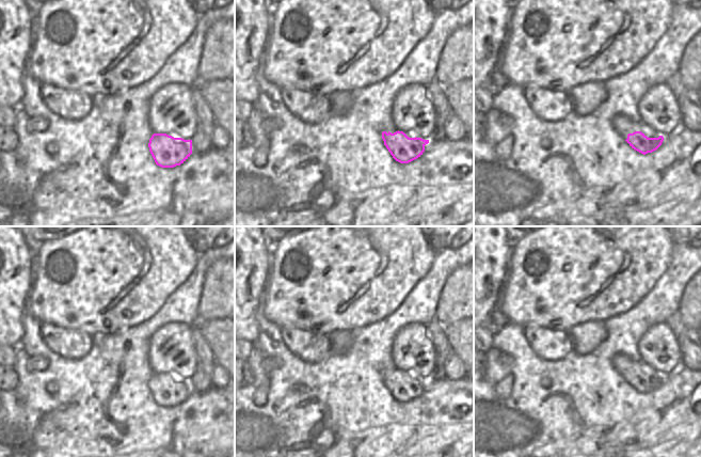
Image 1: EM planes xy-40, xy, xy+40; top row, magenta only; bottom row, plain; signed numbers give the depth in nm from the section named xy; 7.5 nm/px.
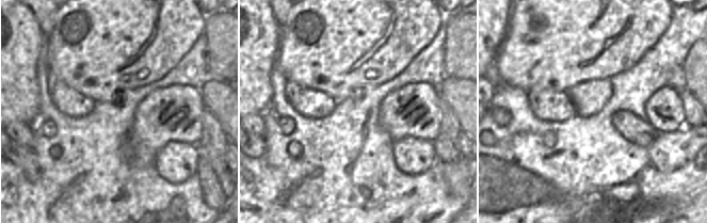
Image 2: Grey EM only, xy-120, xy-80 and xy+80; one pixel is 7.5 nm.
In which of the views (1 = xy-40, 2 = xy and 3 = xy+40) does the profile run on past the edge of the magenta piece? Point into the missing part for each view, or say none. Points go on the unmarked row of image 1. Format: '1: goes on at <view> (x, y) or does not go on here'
1: does not go on here
2: goes on at xy (405, 372)
3: goes on at xy+40 (623, 364)

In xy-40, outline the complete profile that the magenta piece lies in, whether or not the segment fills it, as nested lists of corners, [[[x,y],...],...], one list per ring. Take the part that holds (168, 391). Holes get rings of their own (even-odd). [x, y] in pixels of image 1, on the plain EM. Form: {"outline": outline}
{"outline": [[[154,373],[148,387],[157,405],[174,407],[184,403],[192,393],[192,379],[174,377],[166,373]]]}

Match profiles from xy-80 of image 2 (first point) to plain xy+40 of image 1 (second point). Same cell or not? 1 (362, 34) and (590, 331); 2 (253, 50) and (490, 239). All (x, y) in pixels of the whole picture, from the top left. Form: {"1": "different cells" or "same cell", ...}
{"1": "different cells", "2": "same cell"}

